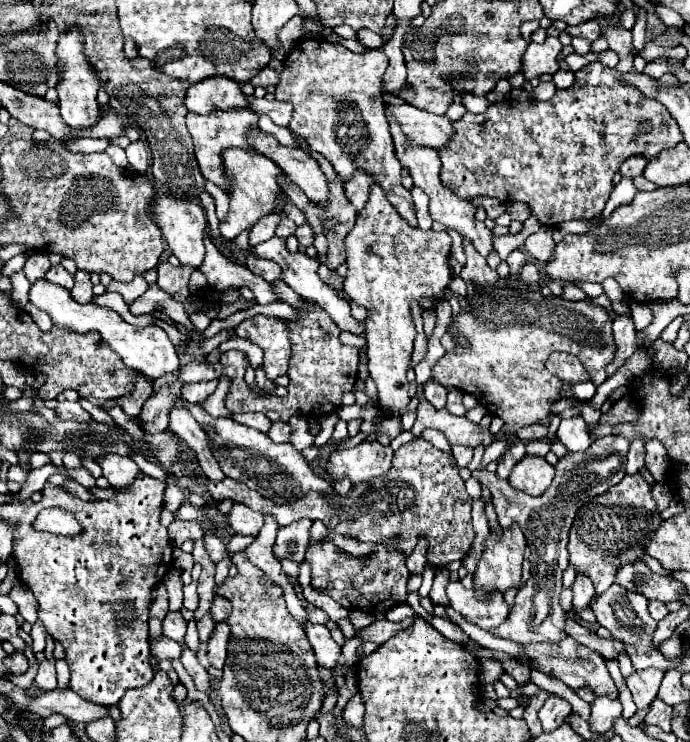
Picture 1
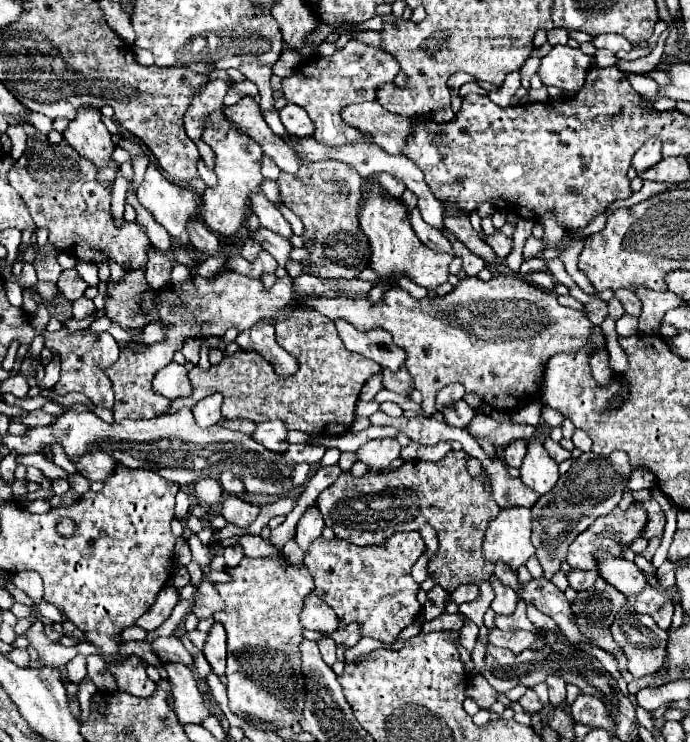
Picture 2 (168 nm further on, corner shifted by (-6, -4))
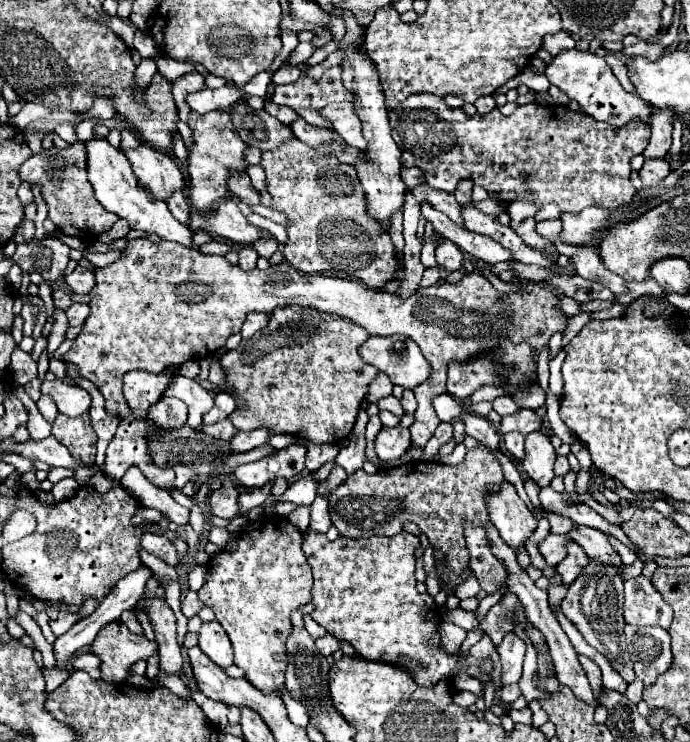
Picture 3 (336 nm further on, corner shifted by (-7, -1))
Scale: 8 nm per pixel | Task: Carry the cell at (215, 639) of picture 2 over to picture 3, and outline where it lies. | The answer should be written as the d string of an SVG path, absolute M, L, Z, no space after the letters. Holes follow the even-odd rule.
M217 621L203 623L203 627L199 629L199 647L213 663L219 663L219 667L227 669L229 665L233 665L231 643Z

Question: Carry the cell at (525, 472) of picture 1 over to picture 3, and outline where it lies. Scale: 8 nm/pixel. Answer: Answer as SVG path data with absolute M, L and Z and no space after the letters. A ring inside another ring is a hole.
M541 431L529 433L525 437L525 459L521 461L527 475L537 481L539 487L547 487L551 483L553 475L553 463L555 463L555 449L547 435Z

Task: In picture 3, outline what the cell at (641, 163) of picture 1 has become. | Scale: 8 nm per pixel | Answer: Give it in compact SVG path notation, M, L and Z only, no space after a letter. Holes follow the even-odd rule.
M661 111L651 117L651 139L647 149L641 153L645 159L659 159L665 157L671 147L671 113L673 111Z

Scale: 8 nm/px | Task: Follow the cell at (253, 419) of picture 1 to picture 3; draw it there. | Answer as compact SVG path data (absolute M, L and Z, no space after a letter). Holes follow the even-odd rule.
M223 419L223 421L215 423L215 425L203 425L201 431L211 435L211 437L219 437L219 439L227 439L227 441L233 439L235 433L239 433L239 429L235 429L235 425L229 419Z

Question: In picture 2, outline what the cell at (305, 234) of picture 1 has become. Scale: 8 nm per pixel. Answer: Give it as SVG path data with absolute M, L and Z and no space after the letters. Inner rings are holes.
M316 162L316 164L302 164L298 174L282 172L276 178L280 188L280 200L286 204L304 224L304 248L308 250L308 258L302 260L304 272L314 274L320 278L358 278L358 274L370 264L370 244L362 238L362 230L358 226L358 200L360 200L360 186L362 178L350 170L350 166L342 162Z

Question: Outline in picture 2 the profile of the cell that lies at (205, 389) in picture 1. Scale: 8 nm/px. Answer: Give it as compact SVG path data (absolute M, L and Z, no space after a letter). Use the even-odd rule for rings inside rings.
M212 394L212 396L202 398L202 400L192 408L196 424L202 426L202 428L208 428L208 426L212 426L212 424L218 424L218 422L222 420L220 406L222 406L222 394Z

